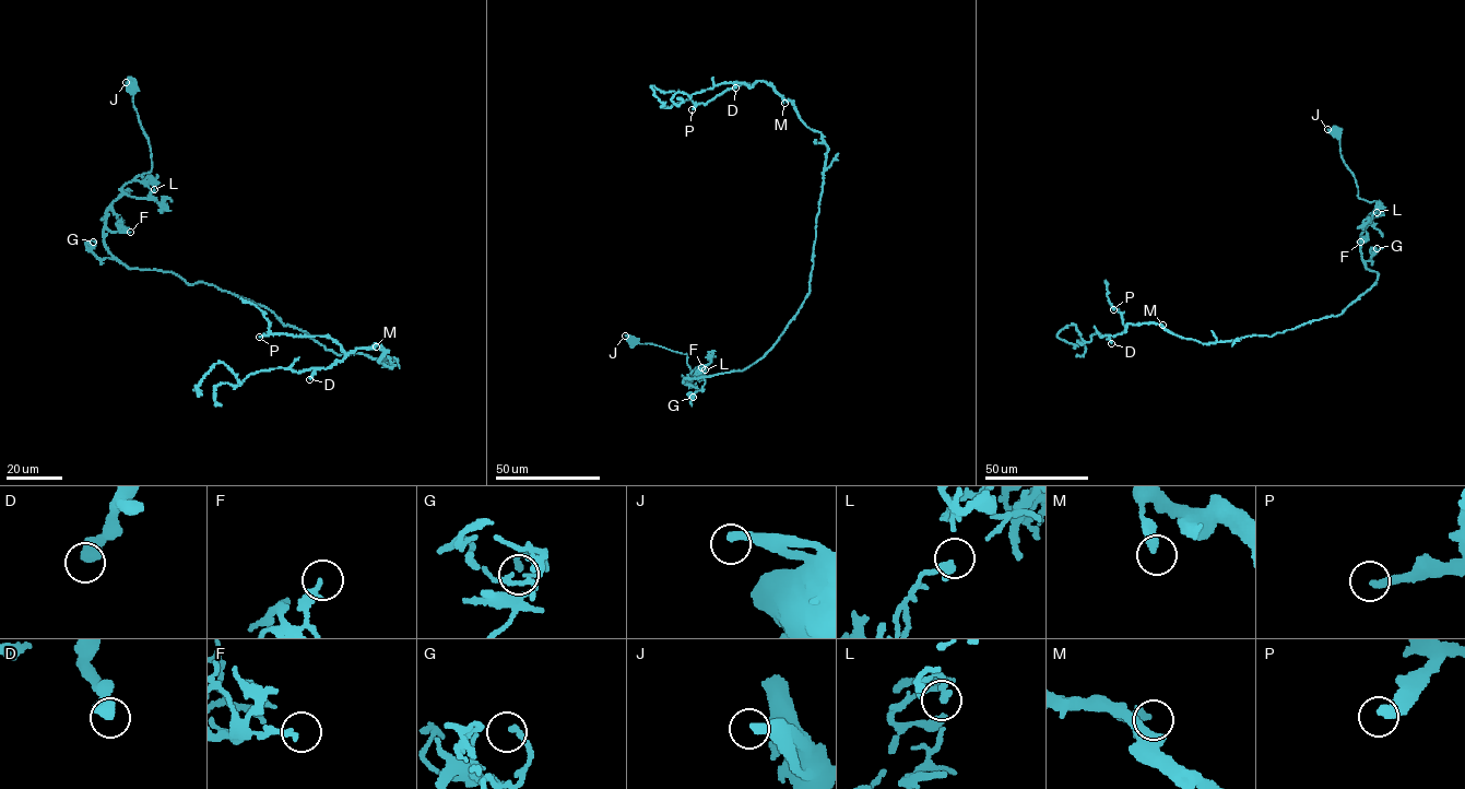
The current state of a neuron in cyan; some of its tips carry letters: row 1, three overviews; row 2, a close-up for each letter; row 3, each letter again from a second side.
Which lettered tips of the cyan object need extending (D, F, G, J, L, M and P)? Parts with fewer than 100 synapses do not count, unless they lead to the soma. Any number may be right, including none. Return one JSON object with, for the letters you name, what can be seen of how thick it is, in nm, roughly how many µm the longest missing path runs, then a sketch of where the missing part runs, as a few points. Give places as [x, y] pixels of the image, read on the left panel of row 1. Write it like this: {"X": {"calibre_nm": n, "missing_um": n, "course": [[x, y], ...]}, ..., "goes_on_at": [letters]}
{"P": {"calibre_nm": 320, "missing_um": 40, "course": [[259, 337], [244, 339], [223, 333], [190, 350]]}, "goes_on_at": ["P"]}

